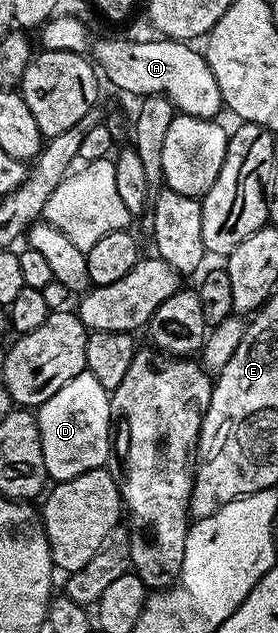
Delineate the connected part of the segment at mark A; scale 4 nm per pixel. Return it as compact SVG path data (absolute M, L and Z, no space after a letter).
M101 38L93 46L92 61L96 69L117 90L126 90L129 94L144 96L147 94L164 94L171 100L174 111L183 113L193 120L206 120L213 118L217 113L222 113L223 103L219 84L215 84L215 76L207 64L204 53L200 49L192 50L189 42L176 40L156 40L157 42L132 42L129 38Z

